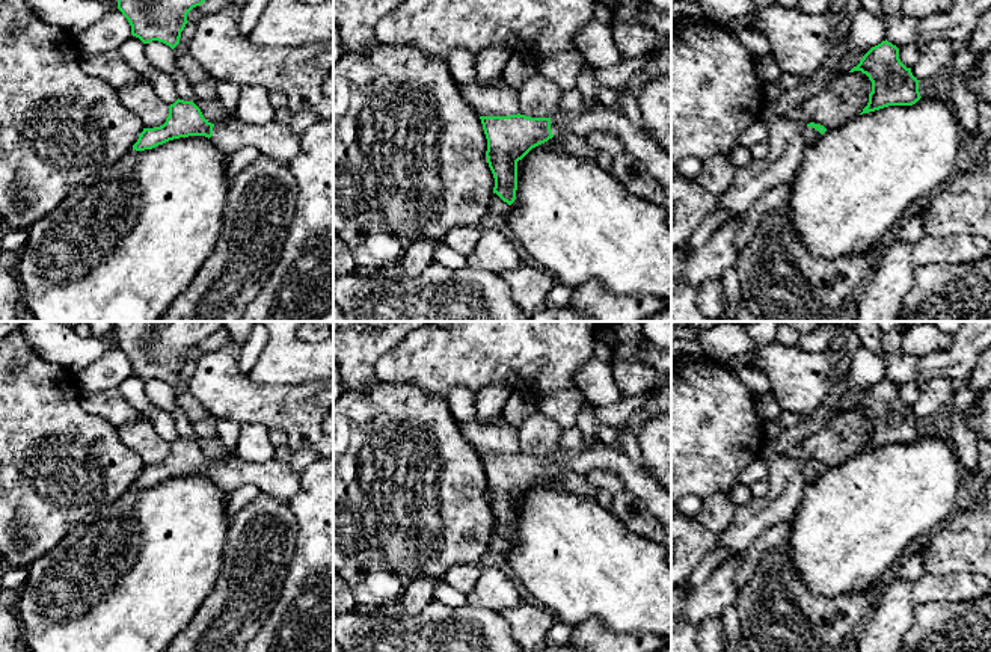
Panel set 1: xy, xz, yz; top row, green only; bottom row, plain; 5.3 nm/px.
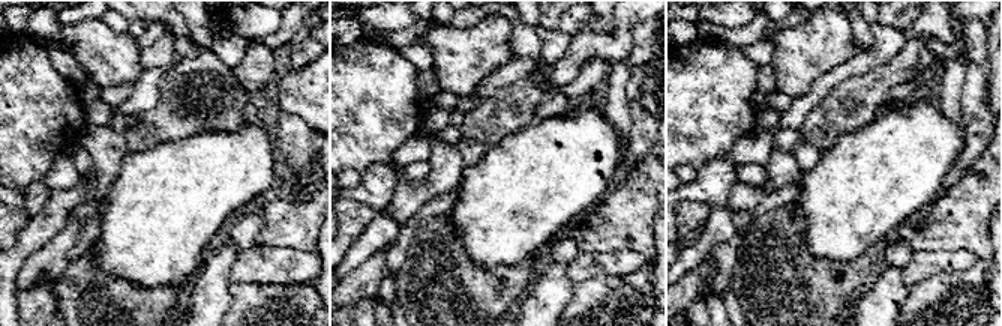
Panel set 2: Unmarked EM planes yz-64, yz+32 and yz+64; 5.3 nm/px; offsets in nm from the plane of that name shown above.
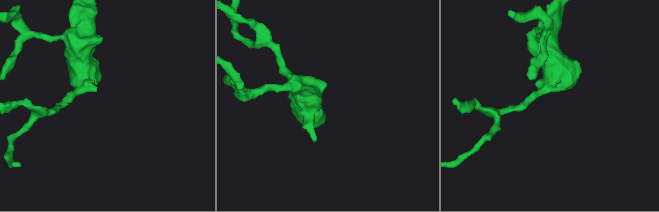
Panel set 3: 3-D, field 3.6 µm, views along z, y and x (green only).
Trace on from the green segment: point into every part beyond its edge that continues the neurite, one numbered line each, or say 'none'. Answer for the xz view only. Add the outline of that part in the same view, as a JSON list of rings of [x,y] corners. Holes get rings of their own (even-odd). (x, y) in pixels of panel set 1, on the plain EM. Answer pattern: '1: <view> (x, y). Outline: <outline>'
1: xz (602, 456). Outline: [[[603,441],[594,447],[582,445],[576,451],[557,451],[551,454],[552,472],[573,471],[587,474],[591,469],[605,469],[624,481],[627,492],[635,495],[647,510],[664,525],[671,527],[671,494],[643,471],[623,450]]]

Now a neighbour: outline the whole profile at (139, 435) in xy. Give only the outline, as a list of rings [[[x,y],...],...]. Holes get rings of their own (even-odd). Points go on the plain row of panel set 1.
[[[137,417],[134,421],[118,427],[118,435],[128,448],[140,456],[145,466],[160,465],[169,454],[169,444],[145,417]]]

